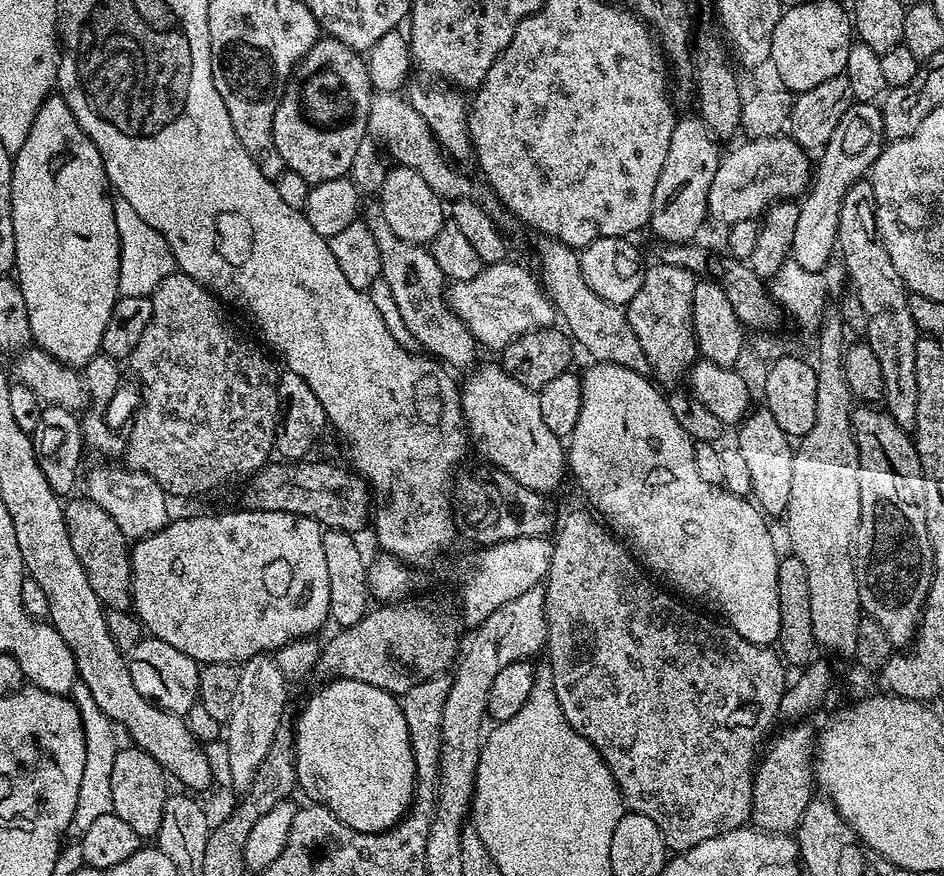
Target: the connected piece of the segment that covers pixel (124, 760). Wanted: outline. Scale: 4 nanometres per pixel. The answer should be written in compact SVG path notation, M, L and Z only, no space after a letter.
M135 746L121 747L114 758L114 771L110 774L112 811L142 838L155 837L162 826L162 810L170 795L164 767L150 754Z

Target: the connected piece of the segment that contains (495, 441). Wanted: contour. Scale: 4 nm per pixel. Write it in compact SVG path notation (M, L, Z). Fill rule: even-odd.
M499 363L482 364L472 370L477 372L467 373L468 381L460 388L464 422L475 451L477 448L489 465L501 468L522 486L552 494L563 482L564 472L566 476L566 448L561 437L546 427L539 395L522 386Z

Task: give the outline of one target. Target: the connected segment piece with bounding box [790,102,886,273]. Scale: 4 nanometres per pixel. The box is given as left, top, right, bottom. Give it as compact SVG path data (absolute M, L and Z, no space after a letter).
M853 103L835 127L830 142L821 149L809 189L799 203L799 230L794 234L790 258L798 262L802 269L810 270L811 273L823 272L831 263L837 249L841 199L845 197L849 186L871 171L885 142L880 108L875 103Z

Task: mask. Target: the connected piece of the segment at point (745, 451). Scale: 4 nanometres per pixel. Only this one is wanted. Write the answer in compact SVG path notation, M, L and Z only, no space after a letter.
M756 406L740 421L735 429L734 446L742 454L742 459L750 470L752 486L751 499L757 508L769 517L783 517L790 502L790 486L793 484L794 444L778 426L774 414L763 406Z

